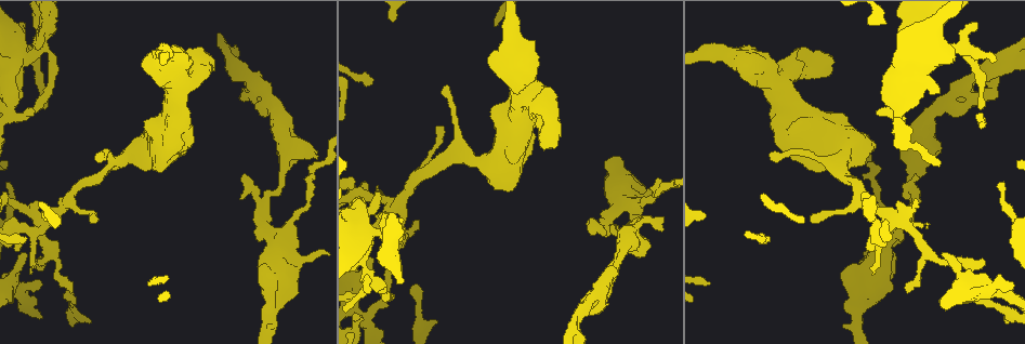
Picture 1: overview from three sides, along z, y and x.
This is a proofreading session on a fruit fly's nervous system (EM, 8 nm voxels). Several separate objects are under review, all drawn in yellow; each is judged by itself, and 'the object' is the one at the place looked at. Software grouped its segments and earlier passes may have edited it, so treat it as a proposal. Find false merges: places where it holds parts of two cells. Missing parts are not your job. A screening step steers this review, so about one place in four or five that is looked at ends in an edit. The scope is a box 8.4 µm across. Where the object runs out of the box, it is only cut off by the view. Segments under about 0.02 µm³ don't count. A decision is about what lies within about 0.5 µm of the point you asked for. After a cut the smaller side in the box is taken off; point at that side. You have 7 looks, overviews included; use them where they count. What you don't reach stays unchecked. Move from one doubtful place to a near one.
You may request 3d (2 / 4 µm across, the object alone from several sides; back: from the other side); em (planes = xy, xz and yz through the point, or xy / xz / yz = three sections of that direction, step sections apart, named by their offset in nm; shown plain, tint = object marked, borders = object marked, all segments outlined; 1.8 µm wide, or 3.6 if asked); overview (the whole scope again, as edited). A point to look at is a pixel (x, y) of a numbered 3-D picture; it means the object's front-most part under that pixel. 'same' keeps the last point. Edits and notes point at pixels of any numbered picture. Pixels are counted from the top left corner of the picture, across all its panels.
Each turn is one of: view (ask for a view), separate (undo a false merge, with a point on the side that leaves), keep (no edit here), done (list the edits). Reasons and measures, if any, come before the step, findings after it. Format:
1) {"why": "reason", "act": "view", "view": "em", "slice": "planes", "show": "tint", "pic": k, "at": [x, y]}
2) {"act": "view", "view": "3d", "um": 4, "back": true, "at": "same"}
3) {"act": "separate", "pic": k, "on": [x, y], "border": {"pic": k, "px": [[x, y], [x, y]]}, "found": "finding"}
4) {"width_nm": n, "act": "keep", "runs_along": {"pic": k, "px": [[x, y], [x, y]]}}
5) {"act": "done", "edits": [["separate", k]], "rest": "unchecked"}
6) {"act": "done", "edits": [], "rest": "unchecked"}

{"act": "view", "view": "em", "slice": "planes", "show": "tint", "pic": 1, "at": [614, 265]}

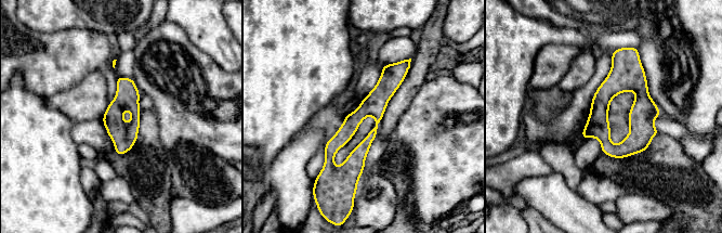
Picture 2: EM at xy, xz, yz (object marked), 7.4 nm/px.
{"act": "keep", "found": "continuous, no second cell"}

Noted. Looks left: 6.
{"why": "sudden change in width", "act": "view", "view": "em", "um": 3.6, "slice": "planes", "show": "tint", "pic": 1, "at": [910, 175]}

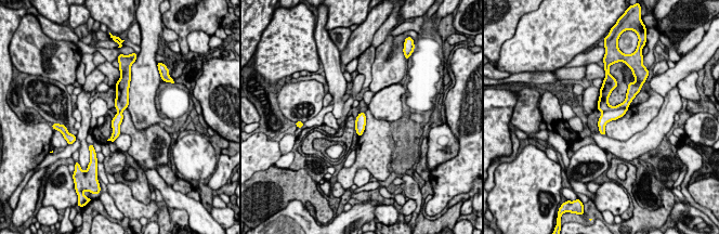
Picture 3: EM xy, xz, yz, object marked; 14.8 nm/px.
{"act": "separate", "pic": 3, "on": [602, 105], "border": {"pic": 3, "px": [[627, 106], [608, 109], [602, 113]]}, "found": "a second cell is stuck on"}

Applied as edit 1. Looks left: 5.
{"why": "thick turns thin", "act": "view", "view": "3d", "um": 4, "pic": 1, "at": [618, 197]}

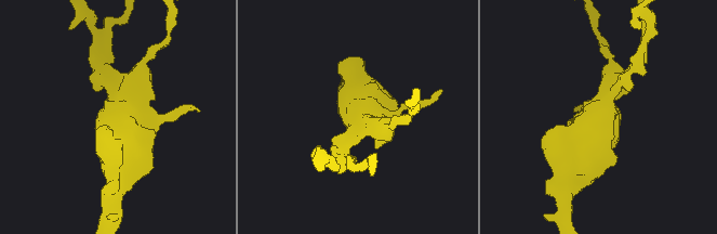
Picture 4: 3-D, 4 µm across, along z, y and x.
{"act": "view", "view": "em", "um": 3.6, "slice": "xy", "step": 16, "show": "tint", "pic": 4, "at": [115, 115]}

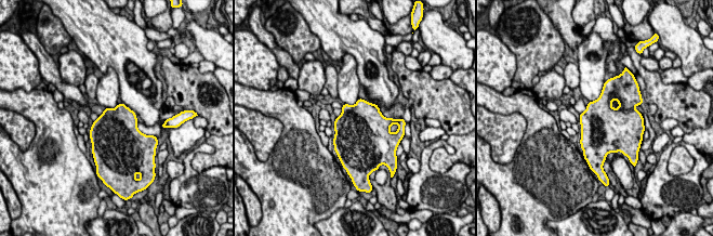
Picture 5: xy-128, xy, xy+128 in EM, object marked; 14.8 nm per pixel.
{"act": "view", "view": "em", "um": 3.6, "slice": "planes", "show": "tint", "at": "same"}

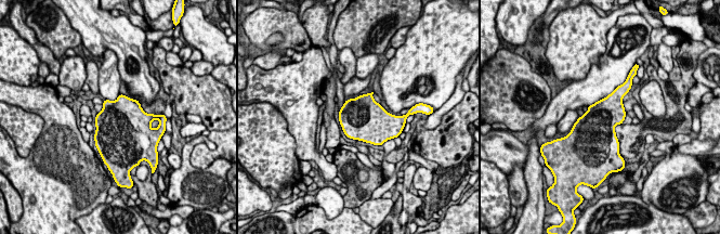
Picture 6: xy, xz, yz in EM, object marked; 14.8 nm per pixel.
{"act": "keep", "found": "continuous, no second cell"}

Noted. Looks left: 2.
{"act": "done", "edits": [["separate", 3]], "rest": "unchecked"}

